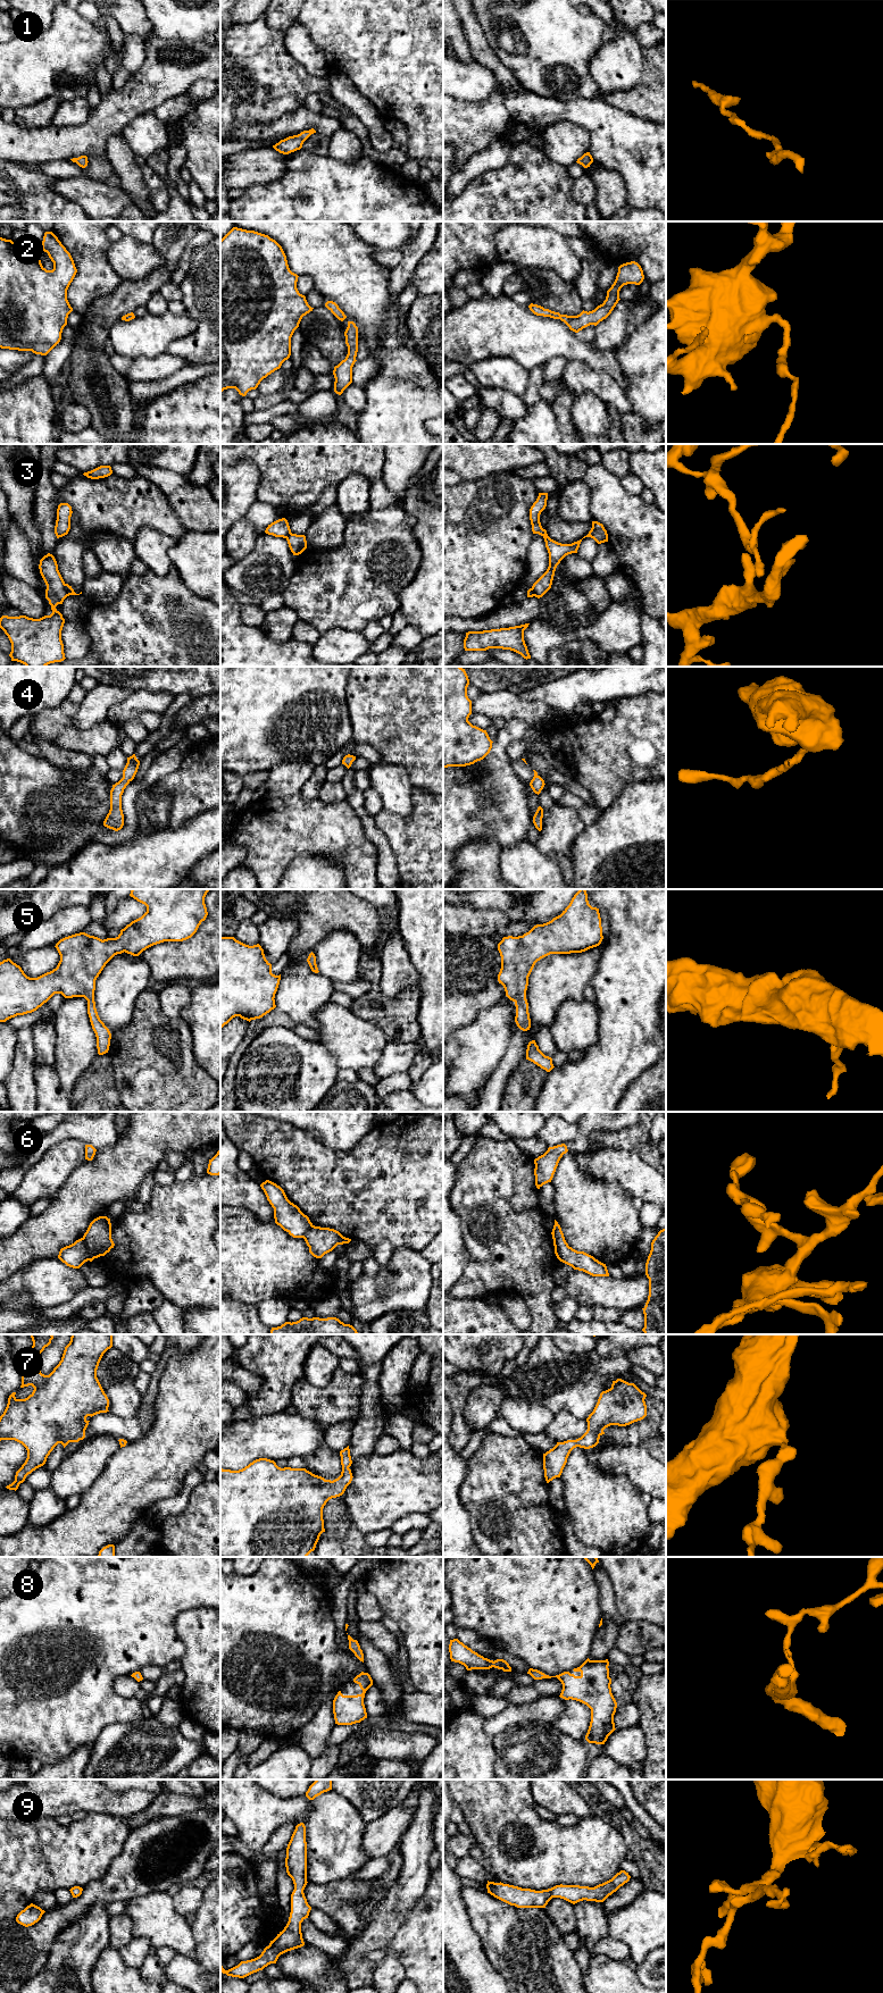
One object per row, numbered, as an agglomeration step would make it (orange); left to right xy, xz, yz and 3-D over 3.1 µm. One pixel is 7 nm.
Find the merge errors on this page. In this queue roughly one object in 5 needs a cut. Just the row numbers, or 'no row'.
3, 6

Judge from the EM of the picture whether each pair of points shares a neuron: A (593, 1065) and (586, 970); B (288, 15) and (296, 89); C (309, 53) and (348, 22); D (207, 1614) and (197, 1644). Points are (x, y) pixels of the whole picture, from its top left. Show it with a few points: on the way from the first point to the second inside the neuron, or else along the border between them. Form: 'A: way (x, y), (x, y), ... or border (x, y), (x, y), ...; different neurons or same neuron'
A: border (600, 960), (597, 972), (589, 984); different neurons
B: border (263, 15), (268, 26), (284, 31); different neurons
C: border (301, 24), (310, 40), (322, 52), (328, 70); different neurons
D: way (207, 1622), (207, 1634), (205, 1636); same neuron

